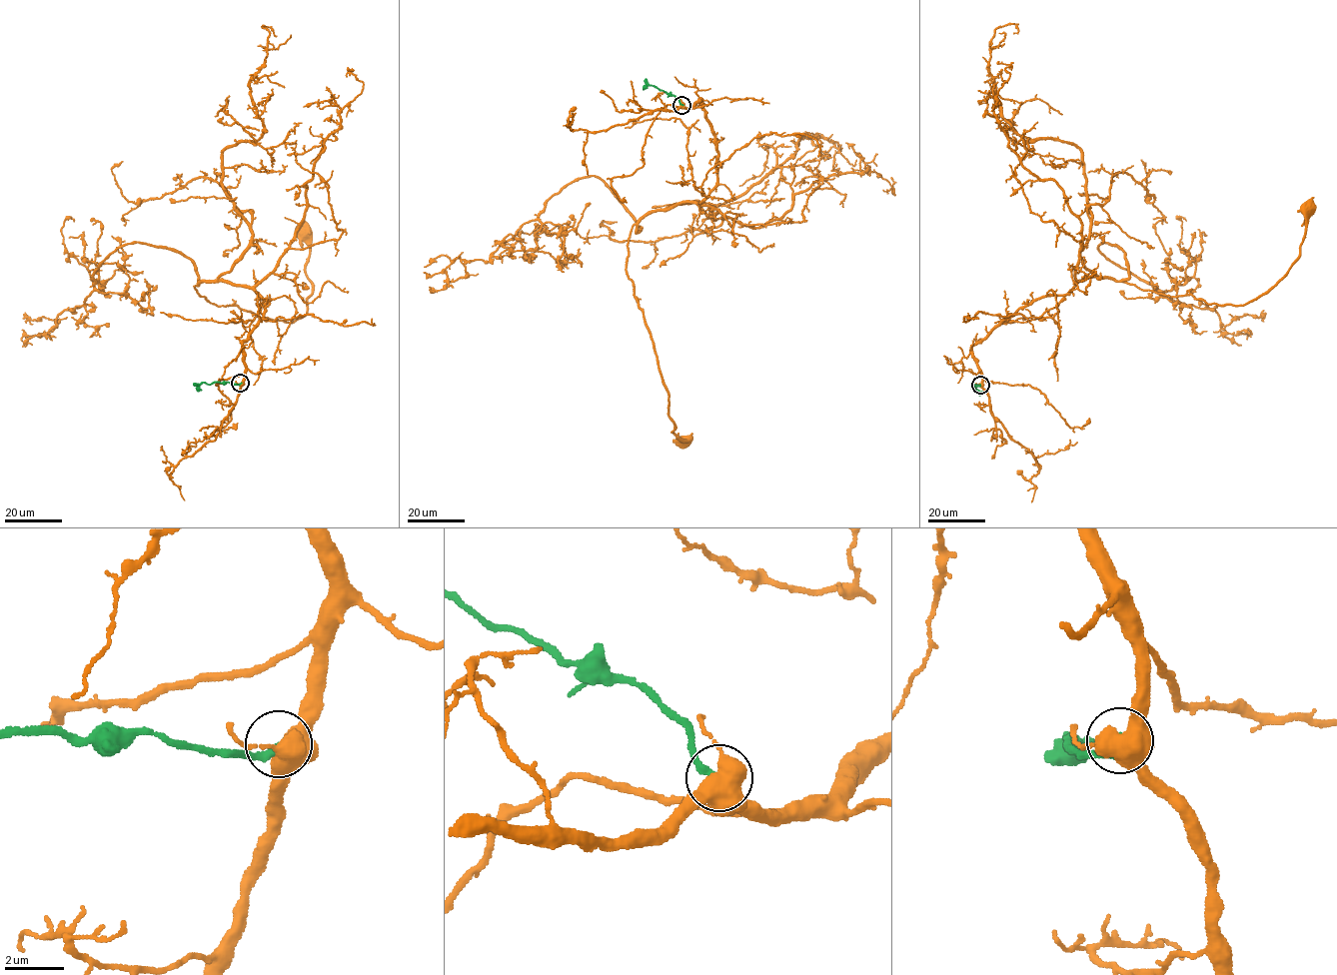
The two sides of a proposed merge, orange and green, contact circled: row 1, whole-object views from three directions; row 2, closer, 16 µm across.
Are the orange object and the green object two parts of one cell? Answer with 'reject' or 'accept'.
reject

